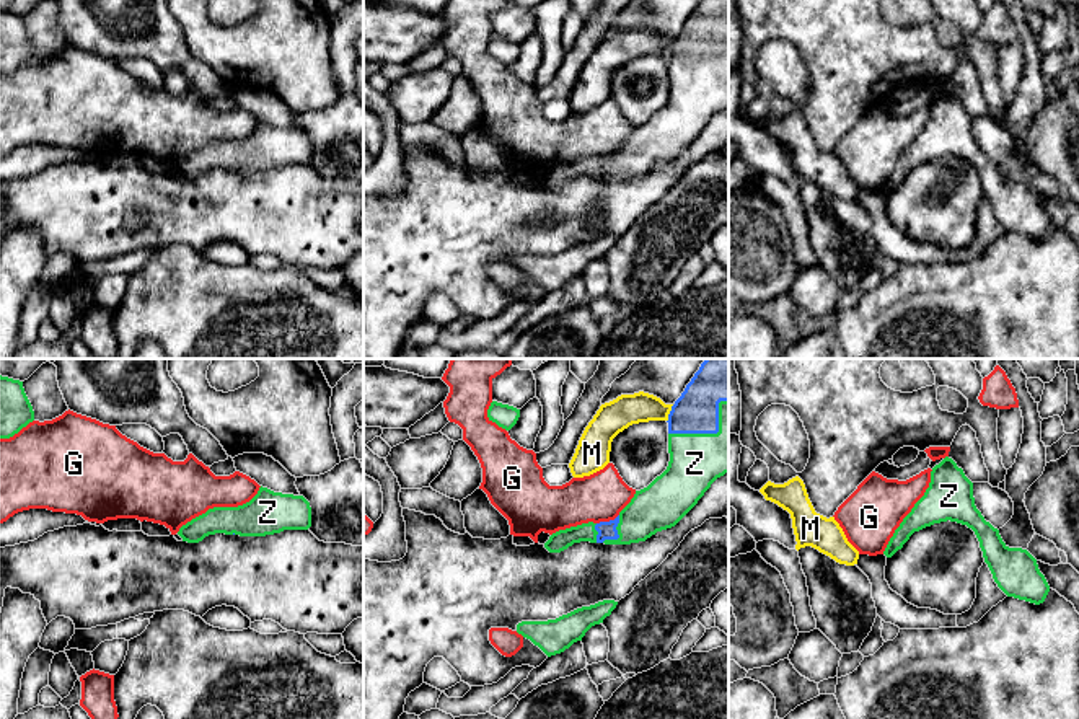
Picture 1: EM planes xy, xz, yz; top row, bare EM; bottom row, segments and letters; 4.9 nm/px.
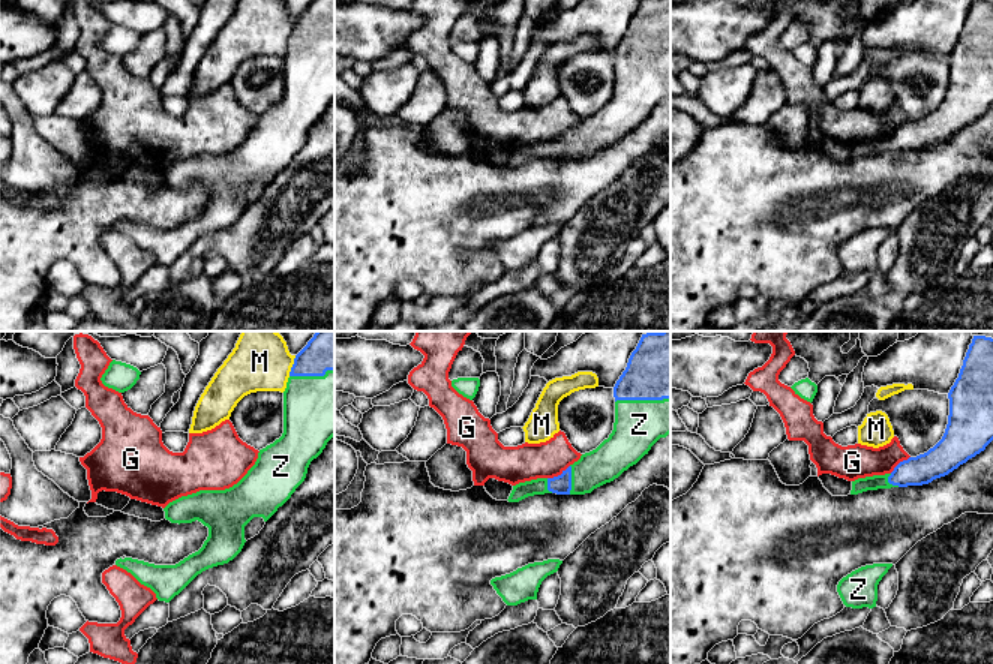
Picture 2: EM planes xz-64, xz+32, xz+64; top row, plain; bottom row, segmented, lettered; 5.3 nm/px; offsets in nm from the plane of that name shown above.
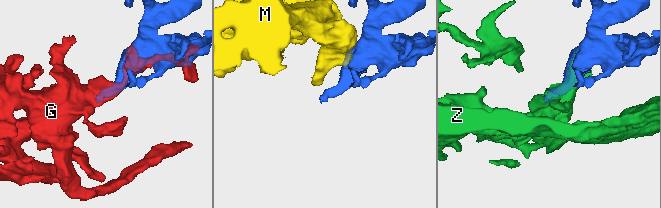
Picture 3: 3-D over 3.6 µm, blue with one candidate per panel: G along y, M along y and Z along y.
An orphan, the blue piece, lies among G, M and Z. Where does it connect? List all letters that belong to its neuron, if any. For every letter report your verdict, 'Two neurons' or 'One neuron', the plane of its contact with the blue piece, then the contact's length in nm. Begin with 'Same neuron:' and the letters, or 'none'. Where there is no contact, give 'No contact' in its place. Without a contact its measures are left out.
Same neuron: Z
G: Two neurons. Touches blue in xz. Shared border 120 nm
M: Two neurons. Touches blue in xz. Shared border 90 nm
Z: One neuron. Touches blue in xz. Shared border 160 nm

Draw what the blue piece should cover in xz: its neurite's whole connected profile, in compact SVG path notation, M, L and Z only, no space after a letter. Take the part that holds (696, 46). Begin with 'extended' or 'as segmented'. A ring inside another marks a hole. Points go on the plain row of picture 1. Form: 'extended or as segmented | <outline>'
extended | M701 0L668 49L667 104L647 122L636 126L614 155L582 158L559 165L544 183L561 187L574 178L631 179L675 161L704 130L711 119L729 108L729 0Z

